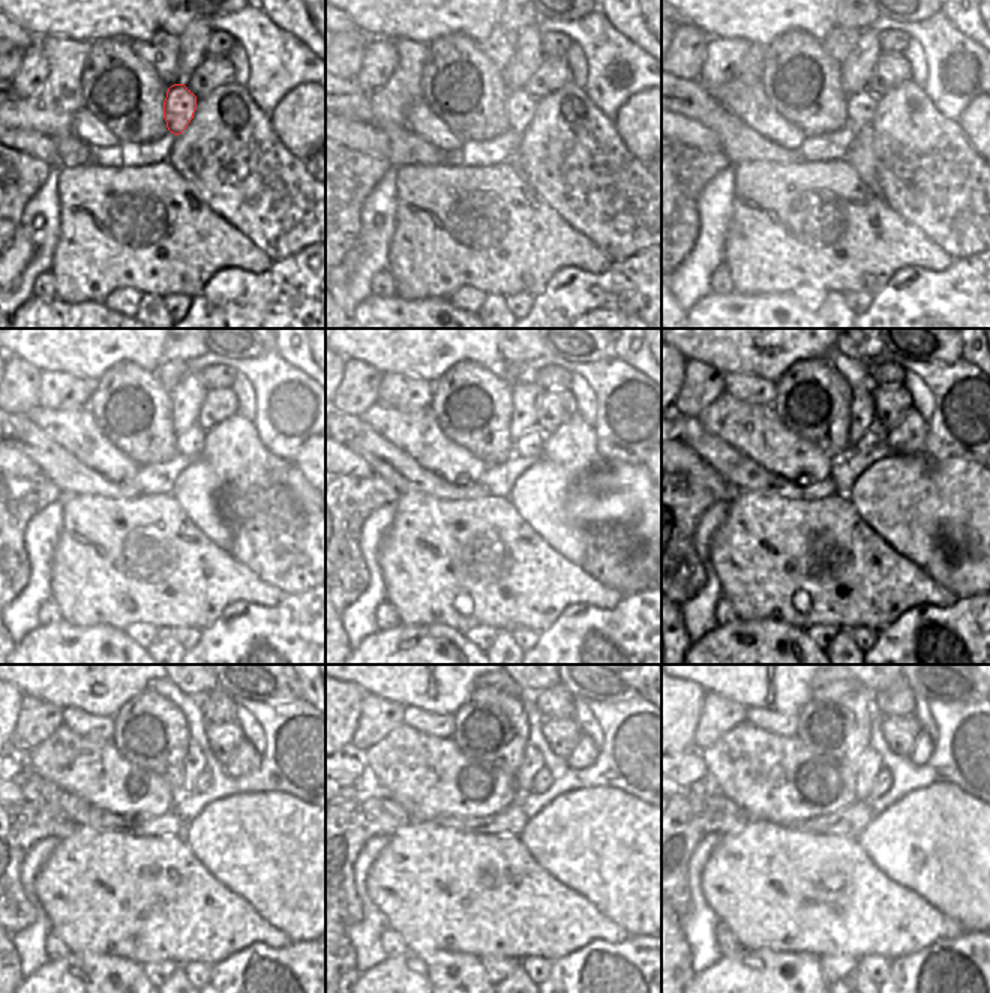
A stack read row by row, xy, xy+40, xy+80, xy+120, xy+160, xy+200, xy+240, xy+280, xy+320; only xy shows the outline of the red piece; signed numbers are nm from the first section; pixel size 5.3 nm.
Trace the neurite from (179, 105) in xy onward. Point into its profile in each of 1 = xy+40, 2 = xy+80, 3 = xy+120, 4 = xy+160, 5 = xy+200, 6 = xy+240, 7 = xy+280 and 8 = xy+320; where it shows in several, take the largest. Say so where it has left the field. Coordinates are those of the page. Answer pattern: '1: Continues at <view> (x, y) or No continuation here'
1: Continues at xy+40 (519, 105)
2: Continues at xy+80 (861, 107)
3: Continues at xy+120 (189, 443)
4: Continues at xy+160 (530, 444)
5: Continues at xy+200 (872, 437)
6: Continues at xy+240 (203, 780)
7: Continues at xy+280 (542, 780)
8: Continues at xy+320 (882, 782).

